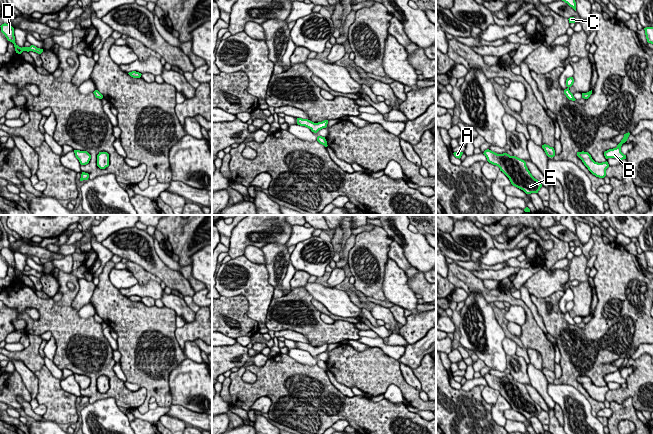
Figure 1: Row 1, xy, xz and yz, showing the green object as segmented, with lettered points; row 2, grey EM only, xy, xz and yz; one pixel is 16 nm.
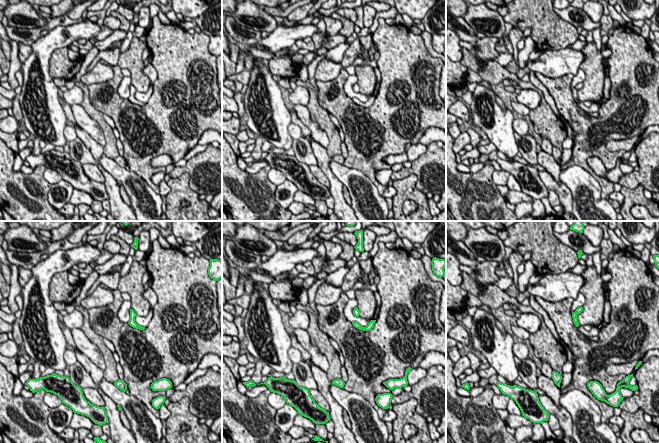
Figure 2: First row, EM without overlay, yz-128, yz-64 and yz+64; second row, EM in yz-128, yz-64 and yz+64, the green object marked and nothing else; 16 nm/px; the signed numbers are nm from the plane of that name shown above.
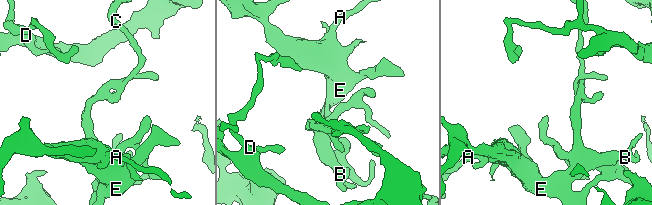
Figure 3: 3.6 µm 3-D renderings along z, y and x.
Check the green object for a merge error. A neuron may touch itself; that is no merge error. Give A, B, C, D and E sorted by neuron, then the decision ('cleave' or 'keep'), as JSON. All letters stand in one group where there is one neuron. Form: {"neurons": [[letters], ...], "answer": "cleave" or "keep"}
{"neurons": [["A", "B", "E"], ["C", "D"]], "answer": "cleave"}

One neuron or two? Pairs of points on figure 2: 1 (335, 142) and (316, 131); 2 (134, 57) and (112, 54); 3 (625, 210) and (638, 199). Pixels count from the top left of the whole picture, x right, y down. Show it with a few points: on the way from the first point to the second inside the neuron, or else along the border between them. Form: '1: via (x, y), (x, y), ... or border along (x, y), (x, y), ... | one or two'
1: border along (312, 120), (325, 132), (328, 139), (327, 148) | two
2: border along (120, 52), (117, 64) | two
3: via (627, 206), (634, 199) | one

